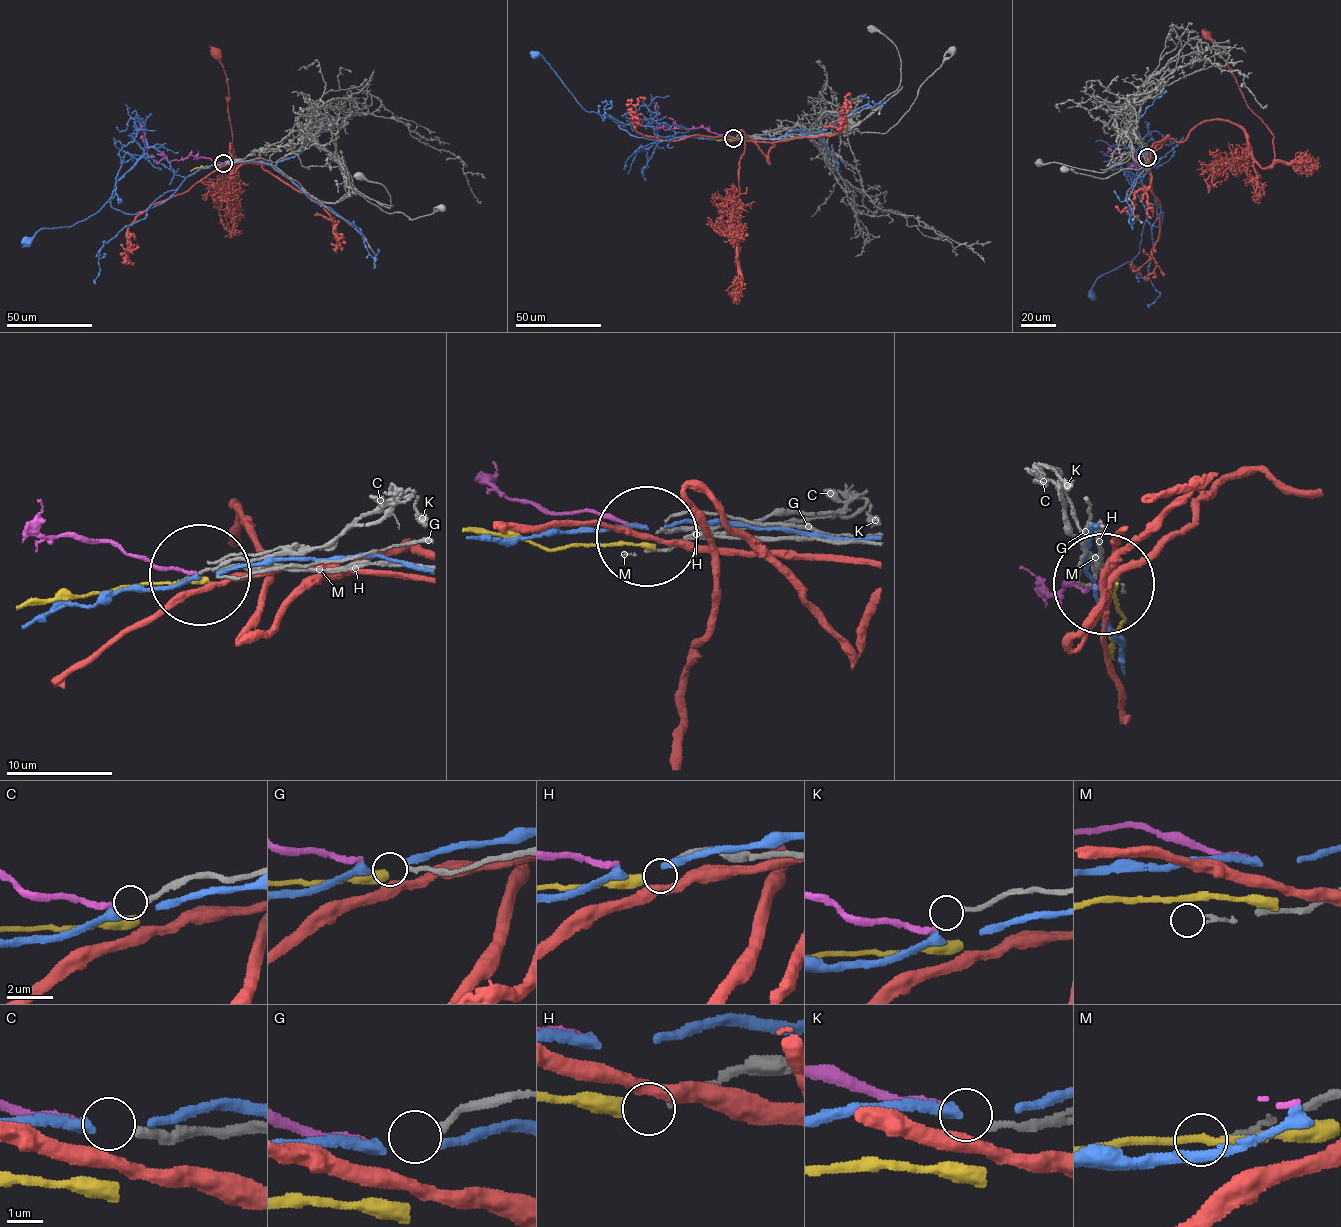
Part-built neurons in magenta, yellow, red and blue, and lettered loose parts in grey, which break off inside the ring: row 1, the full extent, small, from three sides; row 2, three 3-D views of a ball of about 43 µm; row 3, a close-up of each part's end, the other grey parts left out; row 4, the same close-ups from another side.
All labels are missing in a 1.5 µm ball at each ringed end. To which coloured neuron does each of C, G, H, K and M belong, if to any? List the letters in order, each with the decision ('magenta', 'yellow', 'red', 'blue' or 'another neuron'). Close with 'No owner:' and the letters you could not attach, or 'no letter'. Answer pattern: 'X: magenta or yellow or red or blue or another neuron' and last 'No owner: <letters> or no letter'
C: magenta
G: another neuron
H: yellow
K: another neuron
M: another neuron
No owner: G, K, M

